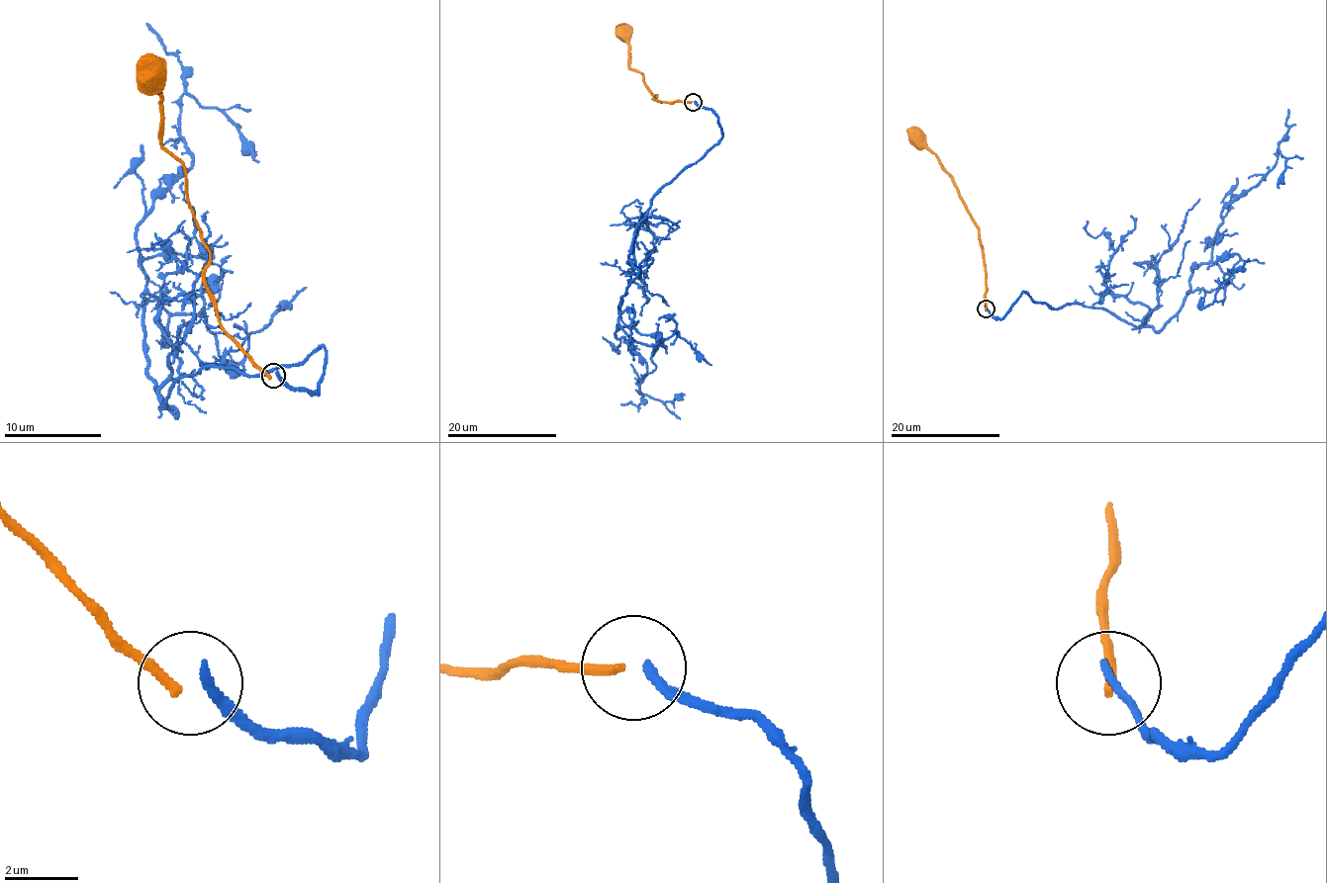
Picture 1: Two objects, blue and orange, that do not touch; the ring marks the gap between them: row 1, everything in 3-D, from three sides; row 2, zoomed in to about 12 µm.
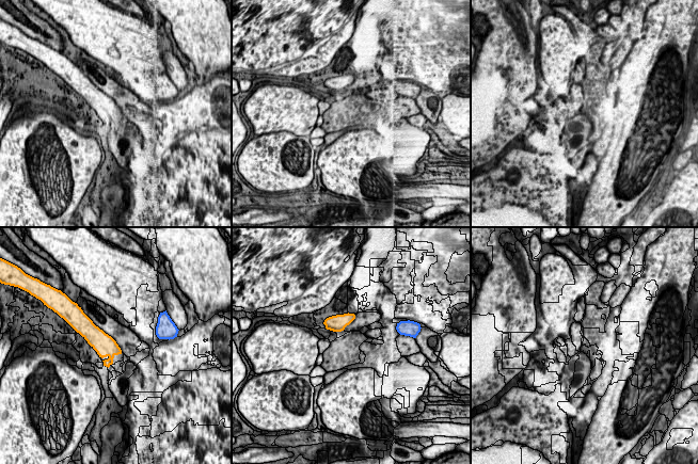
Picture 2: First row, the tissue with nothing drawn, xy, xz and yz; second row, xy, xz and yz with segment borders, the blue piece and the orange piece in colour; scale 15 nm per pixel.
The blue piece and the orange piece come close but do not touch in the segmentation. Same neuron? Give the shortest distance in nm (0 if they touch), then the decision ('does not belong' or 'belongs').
600 nm | belongs

